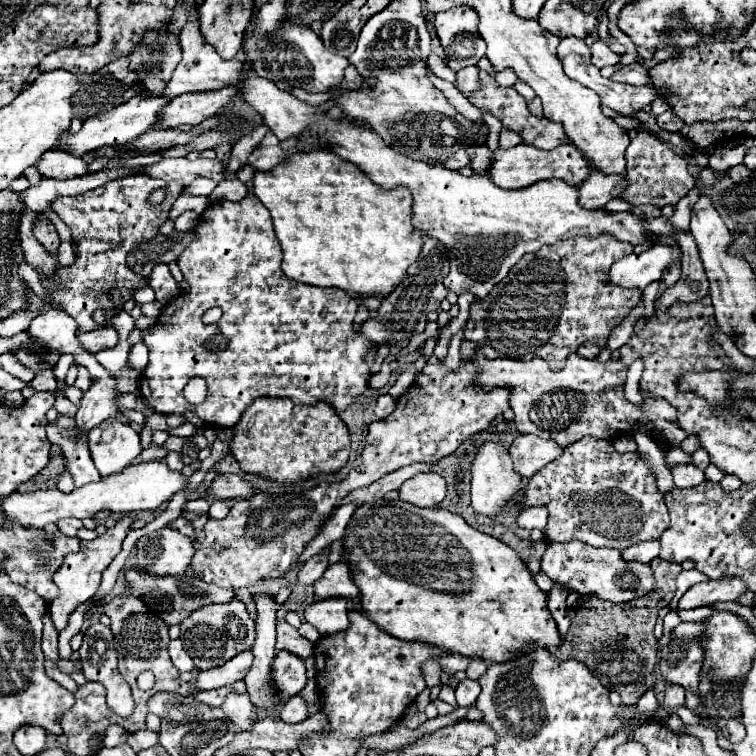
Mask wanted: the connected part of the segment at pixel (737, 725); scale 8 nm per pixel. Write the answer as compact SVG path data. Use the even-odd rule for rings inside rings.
M729 720L729 722L727 722L727 732L729 732L729 740L731 740L733 744L737 744L737 742L743 740L745 726L743 726L739 720Z

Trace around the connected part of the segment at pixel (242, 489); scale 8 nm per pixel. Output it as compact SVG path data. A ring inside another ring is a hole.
M221 474L215 476L213 482L207 486L207 498L213 500L239 500L239 498L249 498L253 496L255 490L249 486L249 482L241 480L237 474Z

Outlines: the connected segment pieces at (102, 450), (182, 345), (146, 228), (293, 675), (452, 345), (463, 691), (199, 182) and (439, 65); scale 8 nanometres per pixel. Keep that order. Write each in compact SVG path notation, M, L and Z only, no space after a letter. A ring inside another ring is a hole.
M107 420L95 426L95 430L87 436L87 442L101 476L127 468L141 454L139 434L127 422L119 420Z
M249 194L247 198L243 198L241 202L225 202L225 200L219 200L219 202L213 202L199 218L199 224L195 228L195 240L183 250L183 254L177 258L177 264L179 264L179 270L183 272L185 276L185 282L189 284L189 292L185 294L179 294L177 298L173 298L171 302L167 302L157 318L157 324L143 332L143 344L149 348L149 364L147 368L143 370L143 376L141 376L141 394L147 398L149 406L155 410L155 412L161 412L161 414L183 414L187 412L189 408L207 424L213 424L217 428L233 428L239 418L243 416L243 412L247 410L247 406L255 400L255 398L261 398L261 396L271 396L271 398L289 398L297 404L307 404L307 406L315 406L319 402L325 402L329 406L335 408L335 412L343 412L347 410L349 406L353 406L357 402L359 396L365 394L365 388L367 388L367 380L371 376L369 372L369 366L365 362L365 356L367 352L373 348L373 342L365 336L359 336L351 330L353 326L353 318L355 318L355 312L357 312L357 302L343 290L339 288L319 288L319 286L303 286L301 282L291 282L289 278L283 278L283 272L281 272L281 262L283 254L279 254L279 242L275 242L275 232L273 232L273 226L271 226L271 214L269 210L265 210L265 206L259 202L259 198L255 198L253 194ZM219 307L223 310L223 316L215 322L215 324L203 324L201 320L201 314L205 314L205 310L209 308ZM191 378L203 378L207 382L207 398L203 404L199 406L191 406L185 396L183 396L183 388L185 384L191 380Z
M132 174L111 180L105 186L99 186L81 196L57 198L53 202L53 212L69 226L73 234L77 262L69 268L57 268L59 290L51 290L55 284L51 280L43 280L43 284L51 292L53 300L79 324L81 332L97 328L91 318L95 310L105 310L107 320L111 320L123 310L123 302L133 298L133 292L147 284L145 278L139 278L139 274L127 270L125 256L137 244L149 242L153 236L157 236L159 226L169 218L169 210L181 190L181 182L161 182L143 174ZM161 186L165 186L167 198L159 206L151 206L147 196L151 190Z
M277 652L271 664L271 678L279 700L285 702L289 696L299 694L307 682L305 662L291 652Z
M461 328L453 338L451 338L451 342L449 342L449 354L447 354L447 358L445 358L445 366L447 368L451 368L451 370L455 370L455 368L459 368L459 344L461 344L461 340L463 340L463 330L465 328Z
M461 680L457 690L455 690L455 696L457 696L457 706L461 708L467 708L467 706L473 706L477 696L479 696L479 682L477 680Z
M197 178L183 192L191 194L191 196L209 196L215 190L215 186L217 186L217 182L209 180L209 178Z
M430 54L427 64L437 77L455 83L456 73L453 72L447 65L445 65L443 60L438 58L436 54Z

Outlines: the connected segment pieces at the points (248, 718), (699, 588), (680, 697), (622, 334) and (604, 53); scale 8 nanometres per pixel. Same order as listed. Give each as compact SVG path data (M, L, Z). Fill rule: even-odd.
M229 692L223 706L219 706L225 716L237 726L239 732L247 730L253 722L255 722L255 710L253 710L253 704L249 700L247 694L237 694L237 692Z
M703 582L703 584L695 584L691 586L678 602L679 610L691 610L691 608L699 608L699 606L713 606L717 602L727 602L727 600L737 600L743 594L743 582Z
M669 684L665 690L665 706L667 708L679 708L685 702L685 690L677 684Z
M641 302L641 304L639 304L611 334L609 334L605 348L609 348L609 350L619 350L619 348L627 342L627 338L631 336L633 324L635 324L635 320L637 320L641 314L643 314L643 302Z
M599 40L599 42L593 42L591 50L593 50L593 58L591 58L591 62L593 62L597 68L613 66L613 64L619 62L617 54L613 54L613 52L609 50L609 46L607 46L605 42L601 42L601 40Z

